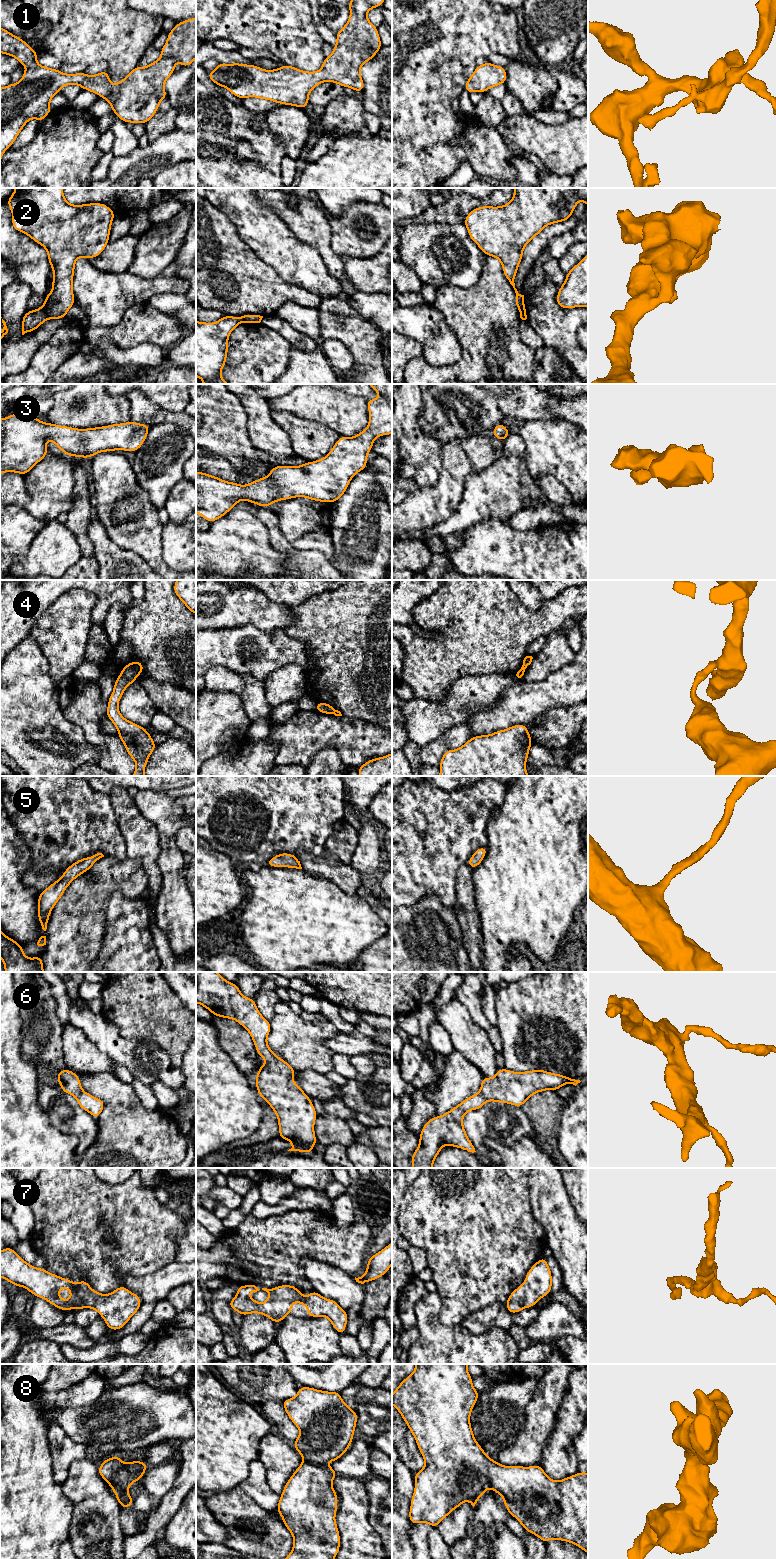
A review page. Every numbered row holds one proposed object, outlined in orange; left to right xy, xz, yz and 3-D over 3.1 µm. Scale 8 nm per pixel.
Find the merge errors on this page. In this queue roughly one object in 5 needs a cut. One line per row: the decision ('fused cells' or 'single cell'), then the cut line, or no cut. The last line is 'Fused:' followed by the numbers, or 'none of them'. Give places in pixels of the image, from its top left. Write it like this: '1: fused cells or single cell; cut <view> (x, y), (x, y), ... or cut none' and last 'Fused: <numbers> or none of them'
1: single cell; cut none
2: fused cells; cut xy (41, 307), (47, 318)
3: single cell; cut none
4: fused cells; cut xy (131, 663), (141, 672)
5: single cell; cut none
6: single cell; cut none
7: single cell; cut none
8: single cell; cut none
Fused: 2, 4

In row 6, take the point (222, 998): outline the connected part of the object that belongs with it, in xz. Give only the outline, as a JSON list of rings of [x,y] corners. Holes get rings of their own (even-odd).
[[[196,972],[196,982],[196,1003],[204,1006],[214,1016],[237,1021],[251,1035],[258,1056],[262,1056],[266,1060],[265,1065],[259,1066],[255,1077],[256,1090],[277,1115],[279,1138],[292,1142],[292,1148],[288,1151],[312,1153],[314,1145],[317,1143],[314,1125],[318,1114],[310,1097],[297,1083],[293,1082],[297,1071],[278,1057],[268,1046],[270,1022],[259,1012],[253,998],[243,996],[237,984],[228,982],[217,972]]]

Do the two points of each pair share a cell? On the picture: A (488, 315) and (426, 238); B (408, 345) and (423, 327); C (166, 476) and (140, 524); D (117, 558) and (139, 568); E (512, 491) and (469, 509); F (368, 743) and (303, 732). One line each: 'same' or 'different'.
A: different
B: different
C: different
D: same
E: same
F: same

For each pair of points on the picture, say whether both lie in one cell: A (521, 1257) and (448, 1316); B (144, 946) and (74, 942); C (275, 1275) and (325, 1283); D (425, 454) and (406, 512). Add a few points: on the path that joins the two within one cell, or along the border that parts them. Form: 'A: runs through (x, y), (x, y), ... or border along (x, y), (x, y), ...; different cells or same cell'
A: runs through (503, 1266), (486, 1282), (482, 1282), (466, 1298); same cell
B: border along (106, 921), (101, 948), (92, 961); different cells
C: border along (303, 1257), (300, 1262), (303, 1275), (314, 1289); different cells
D: border along (440, 474), (434, 485), (420, 487); different cells

